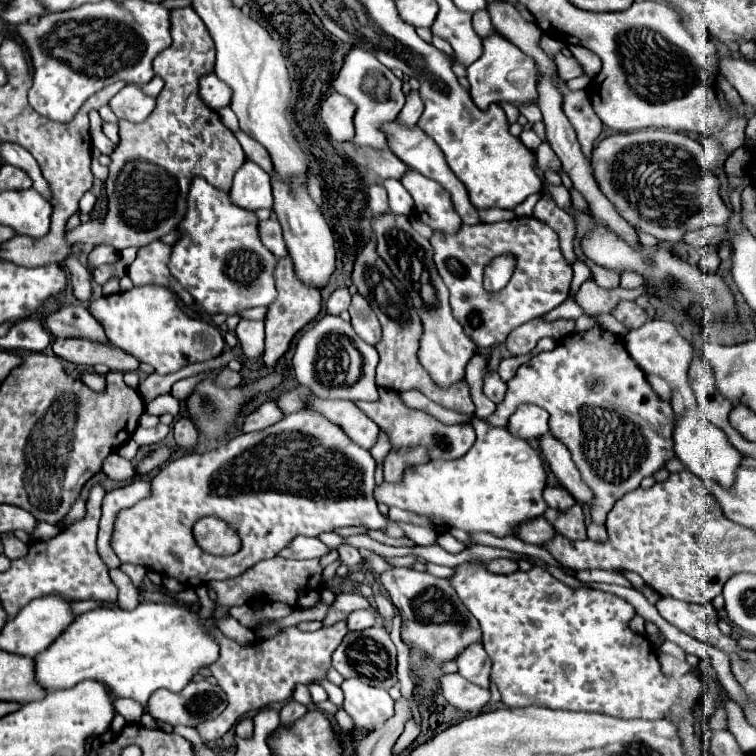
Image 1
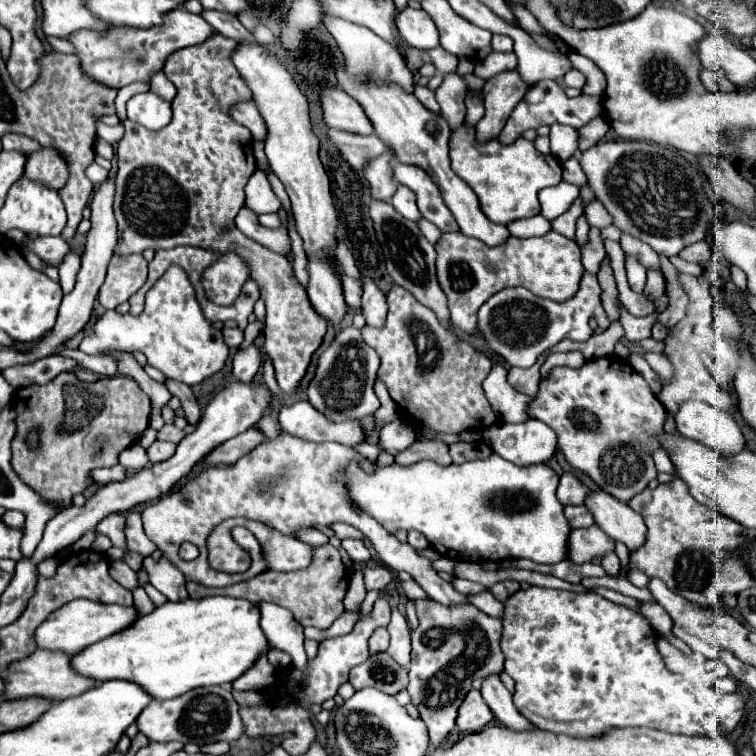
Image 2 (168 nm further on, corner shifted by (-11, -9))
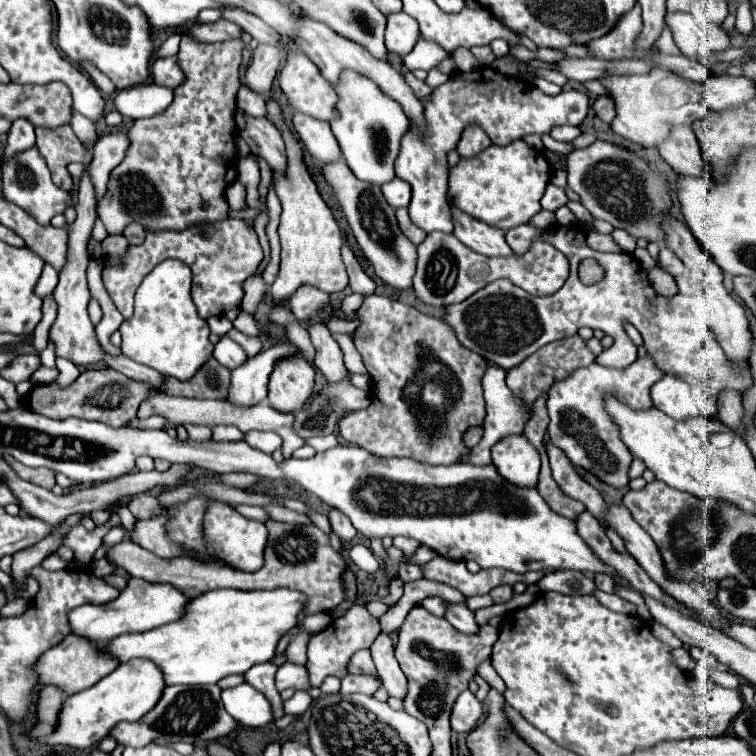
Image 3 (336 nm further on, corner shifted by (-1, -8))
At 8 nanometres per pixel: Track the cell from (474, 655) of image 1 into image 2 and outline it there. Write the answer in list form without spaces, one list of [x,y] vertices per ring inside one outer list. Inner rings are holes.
[[[499,675],[497,677],[487,677],[483,681],[483,687],[481,687],[481,693],[483,693],[483,699],[485,703],[489,705],[489,709],[493,711],[493,715],[509,729],[515,729],[515,731],[531,731],[531,729],[537,729],[531,721],[527,721],[513,705],[513,695],[505,689],[505,685],[499,681]]]

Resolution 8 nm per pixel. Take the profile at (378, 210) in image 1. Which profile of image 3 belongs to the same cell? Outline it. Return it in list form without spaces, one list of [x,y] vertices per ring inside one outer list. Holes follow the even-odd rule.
[[[351,70],[341,74],[335,90],[339,94],[337,110],[341,116],[329,124],[343,150],[343,158],[359,180],[383,186],[395,178],[393,162],[399,152],[401,136],[409,130],[409,120],[395,100],[385,96],[371,80]]]

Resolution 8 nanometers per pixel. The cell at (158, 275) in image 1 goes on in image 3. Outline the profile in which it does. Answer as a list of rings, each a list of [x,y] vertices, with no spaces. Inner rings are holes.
[[[229,218],[213,228],[209,228],[209,236],[201,236],[197,228],[189,228],[183,232],[149,232],[141,246],[129,246],[123,268],[105,268],[103,284],[121,312],[123,318],[133,316],[133,294],[139,288],[141,280],[163,260],[177,258],[185,262],[193,272],[193,302],[199,310],[201,318],[223,316],[229,310],[241,306],[243,300],[243,282],[257,270],[263,260],[263,250],[253,230],[253,222]]]

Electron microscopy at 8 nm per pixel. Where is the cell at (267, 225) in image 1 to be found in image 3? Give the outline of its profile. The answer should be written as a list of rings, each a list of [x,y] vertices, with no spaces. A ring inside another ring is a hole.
[[[231,184],[231,186],[227,188],[225,196],[227,196],[229,208],[231,208],[233,212],[243,210],[243,206],[245,206],[245,188],[243,188],[243,184]]]

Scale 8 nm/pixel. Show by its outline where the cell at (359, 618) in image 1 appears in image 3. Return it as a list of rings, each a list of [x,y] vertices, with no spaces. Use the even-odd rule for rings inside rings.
[[[365,648],[365,650],[357,650],[355,654],[353,654],[353,658],[351,658],[351,664],[349,664],[349,672],[353,672],[353,674],[377,674],[375,672],[375,664],[373,664],[373,660],[371,660],[371,656],[369,656],[369,648]]]

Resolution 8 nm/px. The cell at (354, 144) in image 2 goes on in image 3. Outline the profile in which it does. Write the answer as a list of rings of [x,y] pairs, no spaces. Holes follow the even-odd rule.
[[[295,112],[293,126],[295,132],[299,134],[299,140],[303,140],[311,156],[315,156],[321,162],[341,160],[341,148],[337,148],[337,138],[333,136],[329,122]]]

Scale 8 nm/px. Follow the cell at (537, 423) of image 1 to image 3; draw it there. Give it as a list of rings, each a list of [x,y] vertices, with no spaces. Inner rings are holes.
[[[525,434],[505,436],[491,448],[493,464],[499,474],[517,486],[535,486],[541,458]]]

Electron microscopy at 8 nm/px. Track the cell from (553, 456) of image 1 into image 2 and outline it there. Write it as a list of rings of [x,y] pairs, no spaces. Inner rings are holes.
[[[593,491],[593,495],[585,501],[585,505],[591,509],[595,523],[615,541],[621,541],[627,545],[627,549],[635,551],[645,545],[645,533],[647,527],[643,523],[643,517],[629,509],[627,503],[611,497],[605,491]]]

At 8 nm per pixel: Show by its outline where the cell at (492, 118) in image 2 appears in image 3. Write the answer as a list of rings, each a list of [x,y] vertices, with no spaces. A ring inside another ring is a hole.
[[[467,126],[465,132],[461,134],[459,144],[457,144],[457,152],[459,152],[461,158],[471,158],[471,156],[477,156],[479,152],[483,152],[489,146],[491,146],[491,140],[483,132],[483,128]]]

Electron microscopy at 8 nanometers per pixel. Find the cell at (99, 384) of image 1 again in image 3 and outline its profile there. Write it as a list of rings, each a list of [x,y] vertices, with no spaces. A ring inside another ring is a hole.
[[[39,368],[35,374],[33,374],[33,378],[31,378],[31,382],[33,384],[49,384],[49,382],[53,382],[57,378],[57,368]]]

